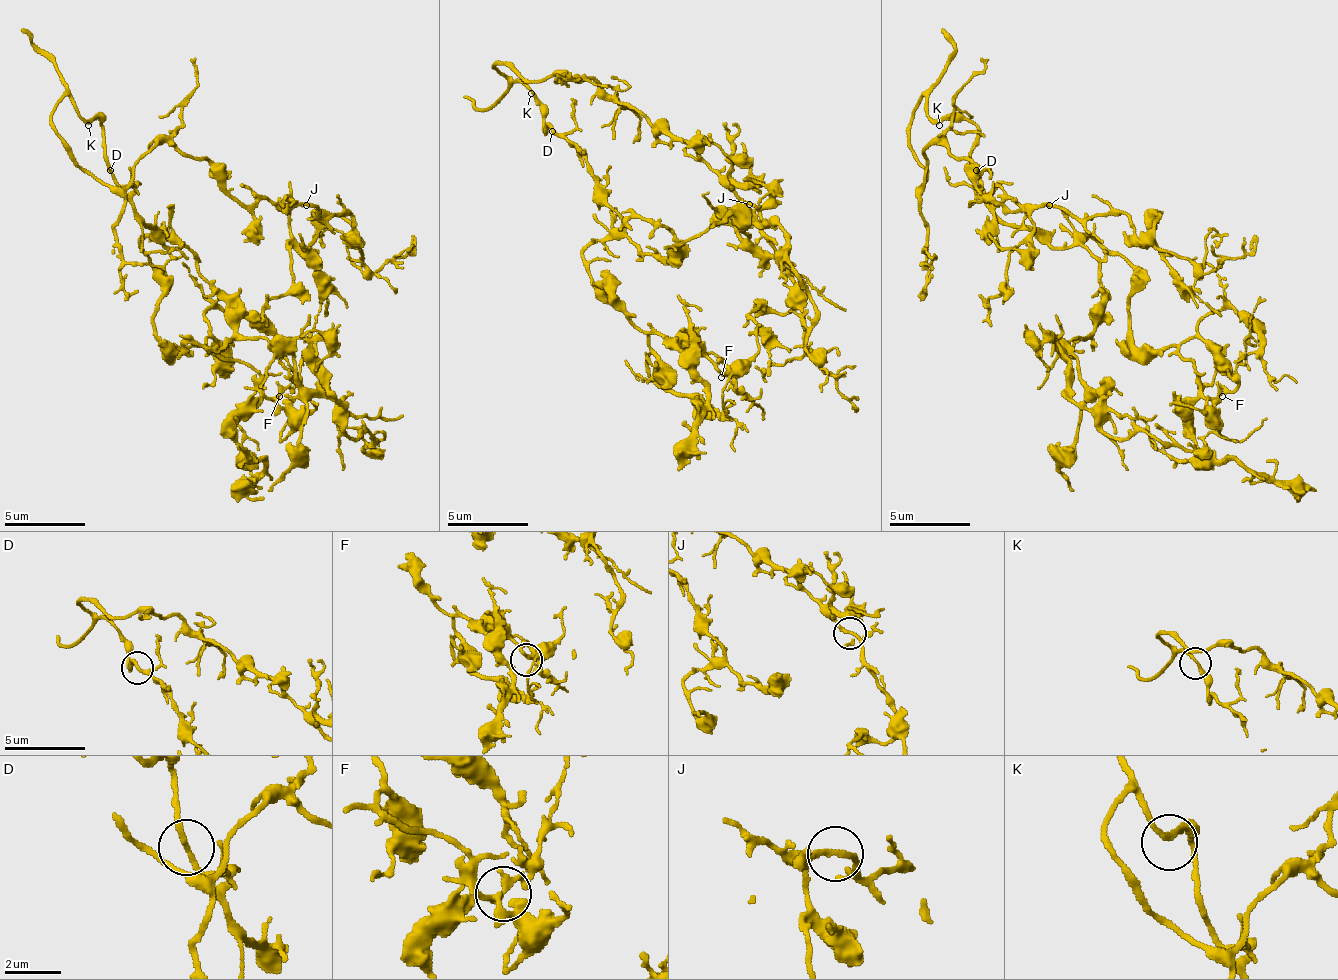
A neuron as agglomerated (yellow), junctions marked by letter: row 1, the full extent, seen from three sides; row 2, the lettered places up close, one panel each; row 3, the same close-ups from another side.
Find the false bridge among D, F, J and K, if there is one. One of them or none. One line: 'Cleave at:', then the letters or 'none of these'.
Cleave at: none of these

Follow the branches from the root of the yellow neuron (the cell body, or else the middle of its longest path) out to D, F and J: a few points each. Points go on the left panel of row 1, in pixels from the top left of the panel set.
D: (88, 121), (101, 121), (105, 129), (105, 165), (109, 169)
F: (88, 121), (105, 129), (117, 190), (165, 234), (141, 242), (161, 287), (153, 335), (238, 360), (279, 396)
J: (88, 121), (64, 97), (52, 113), (64, 149), (109, 186), (125, 186), (169, 141), (246, 206), (307, 206)

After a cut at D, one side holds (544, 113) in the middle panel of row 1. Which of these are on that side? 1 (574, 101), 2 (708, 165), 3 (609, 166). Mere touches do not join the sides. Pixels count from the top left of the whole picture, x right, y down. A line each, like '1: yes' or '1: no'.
1: no
2: yes
3: no

